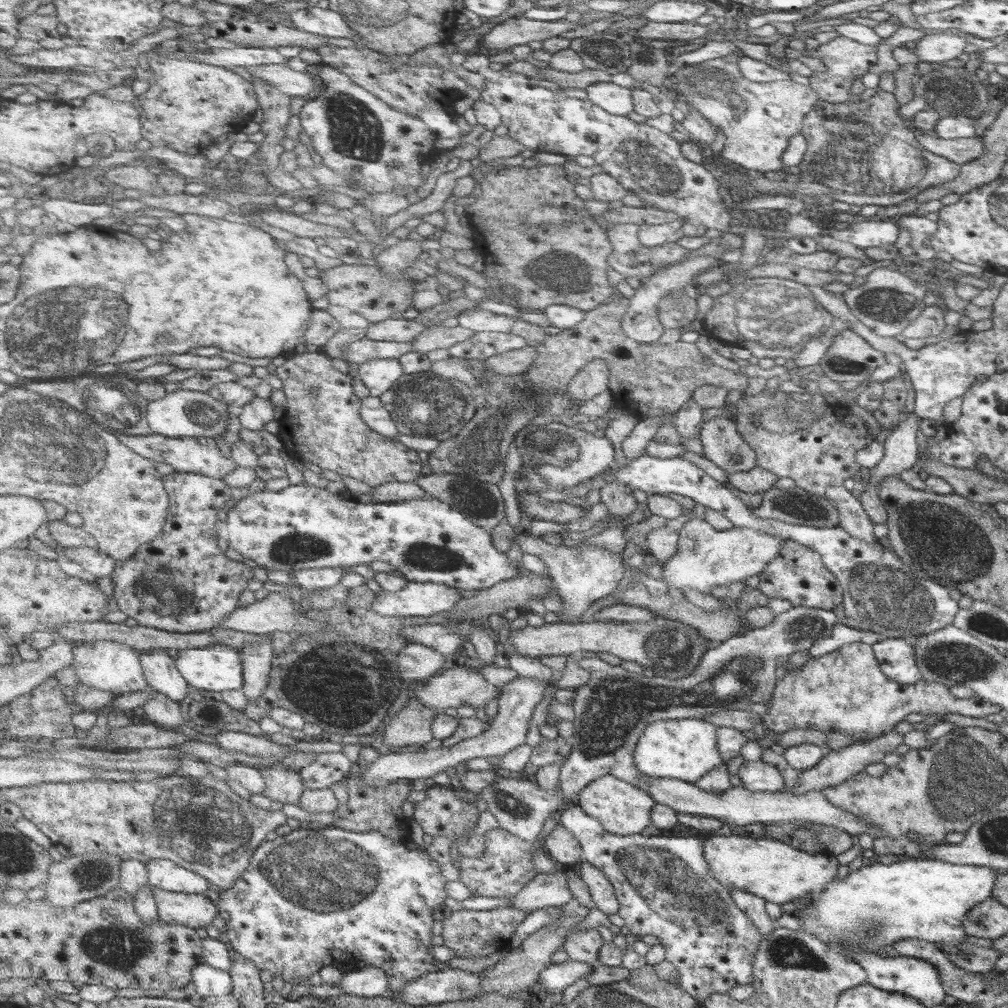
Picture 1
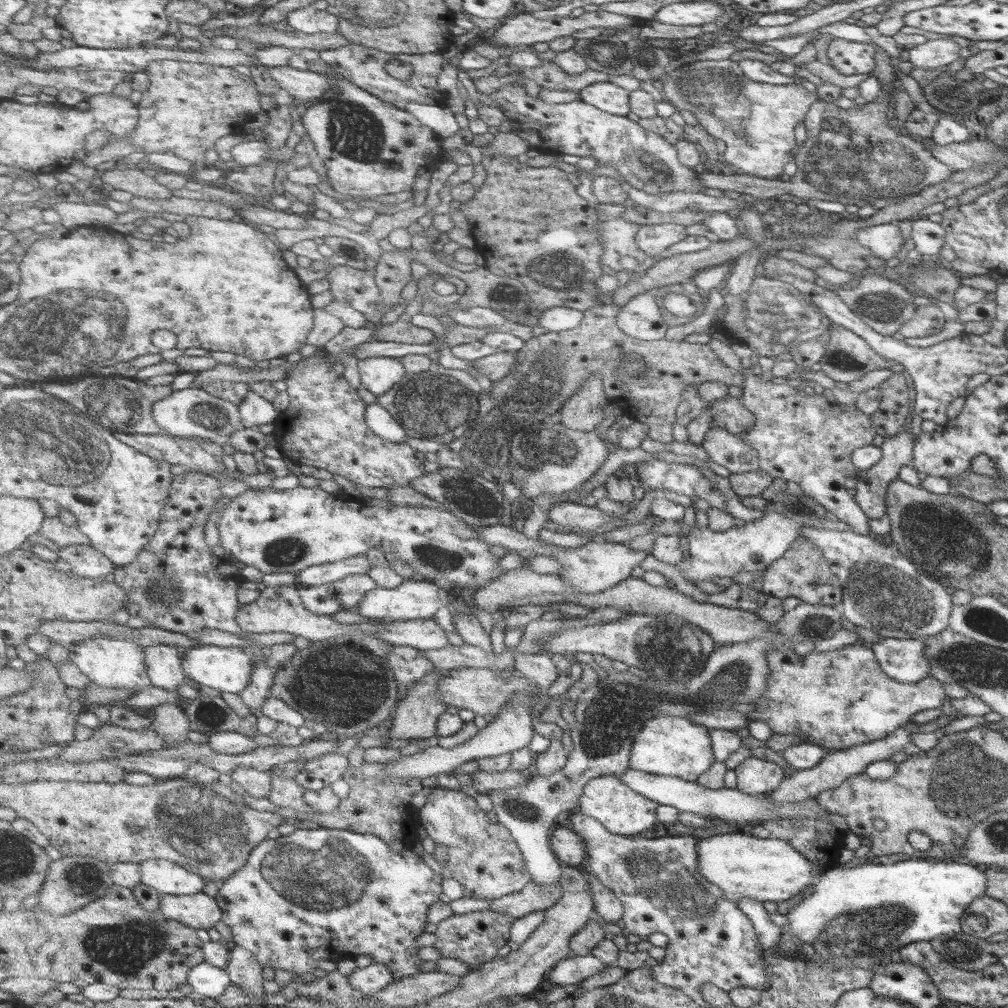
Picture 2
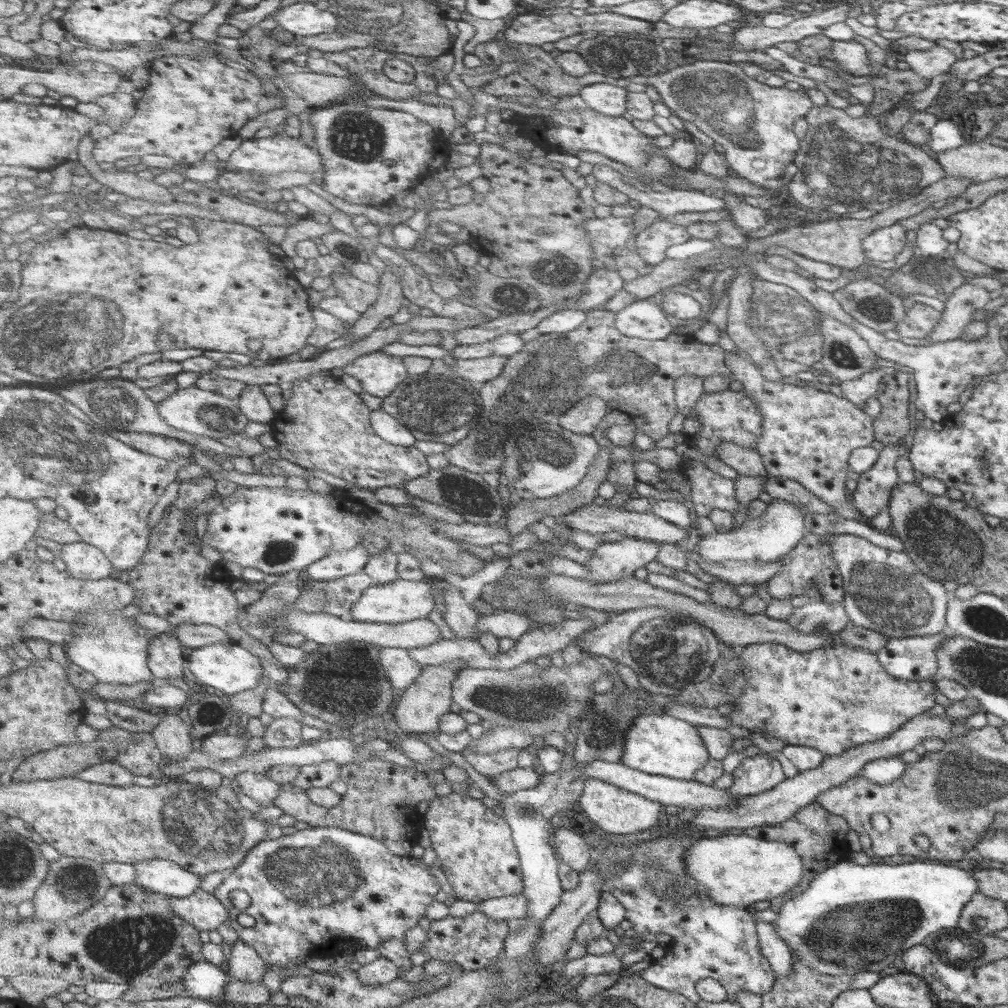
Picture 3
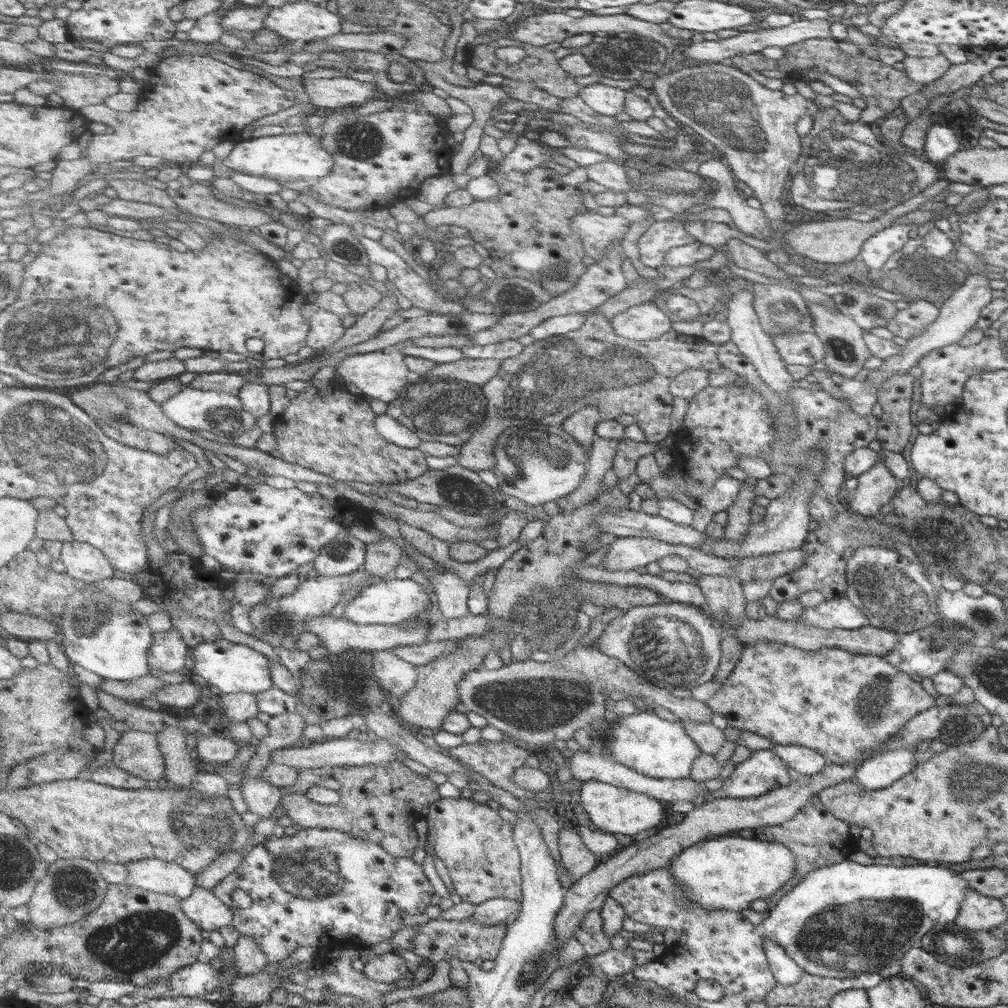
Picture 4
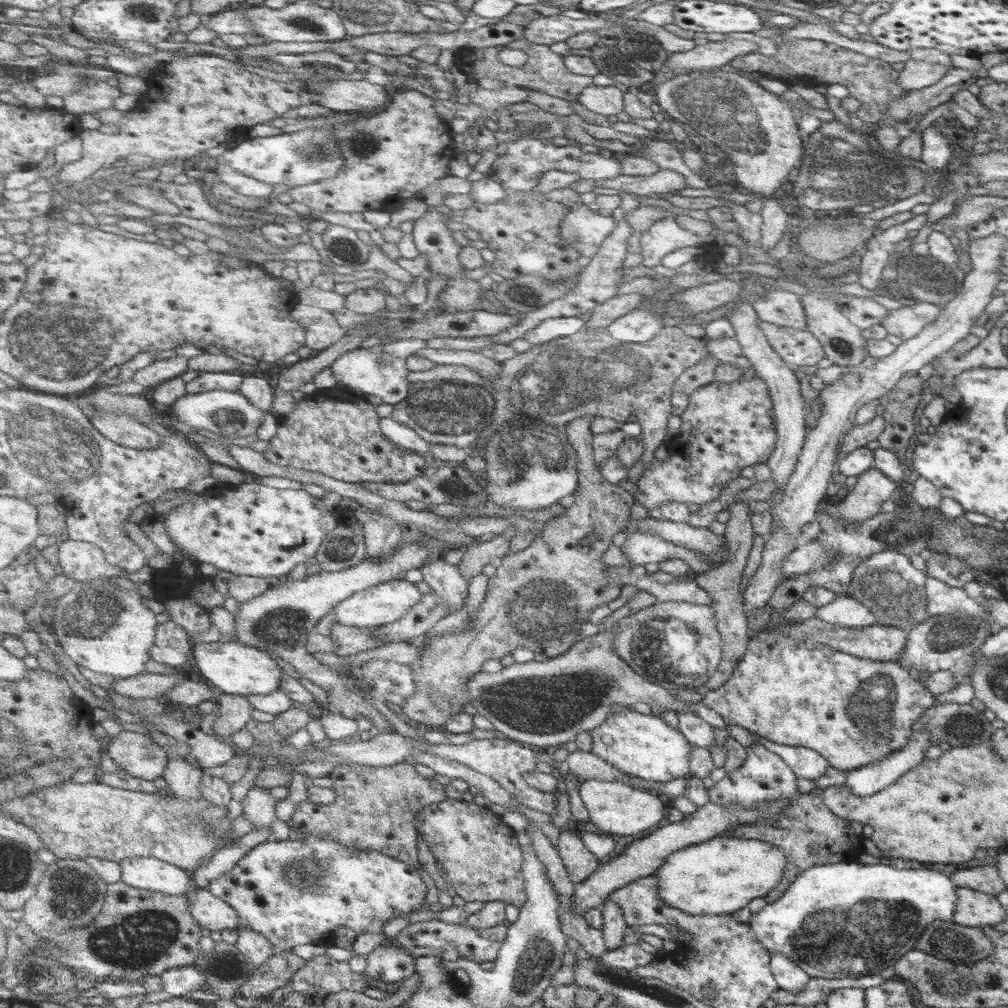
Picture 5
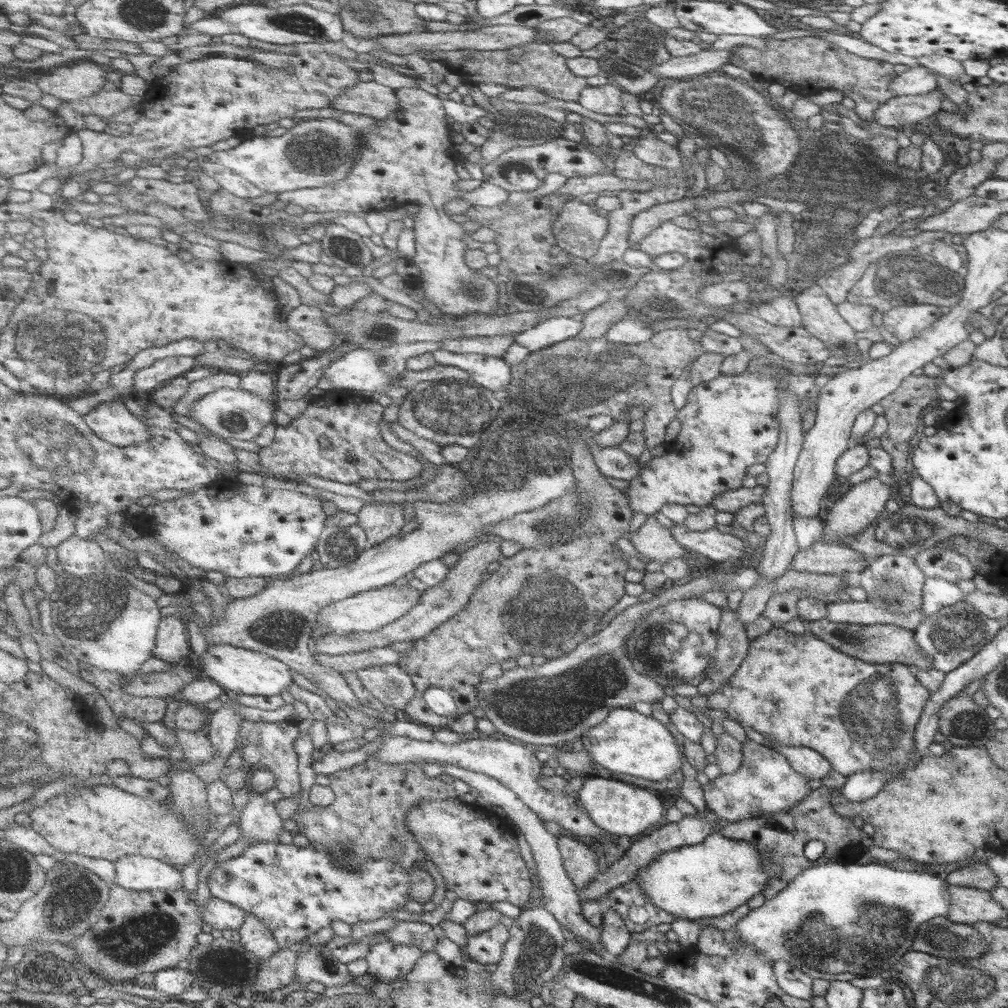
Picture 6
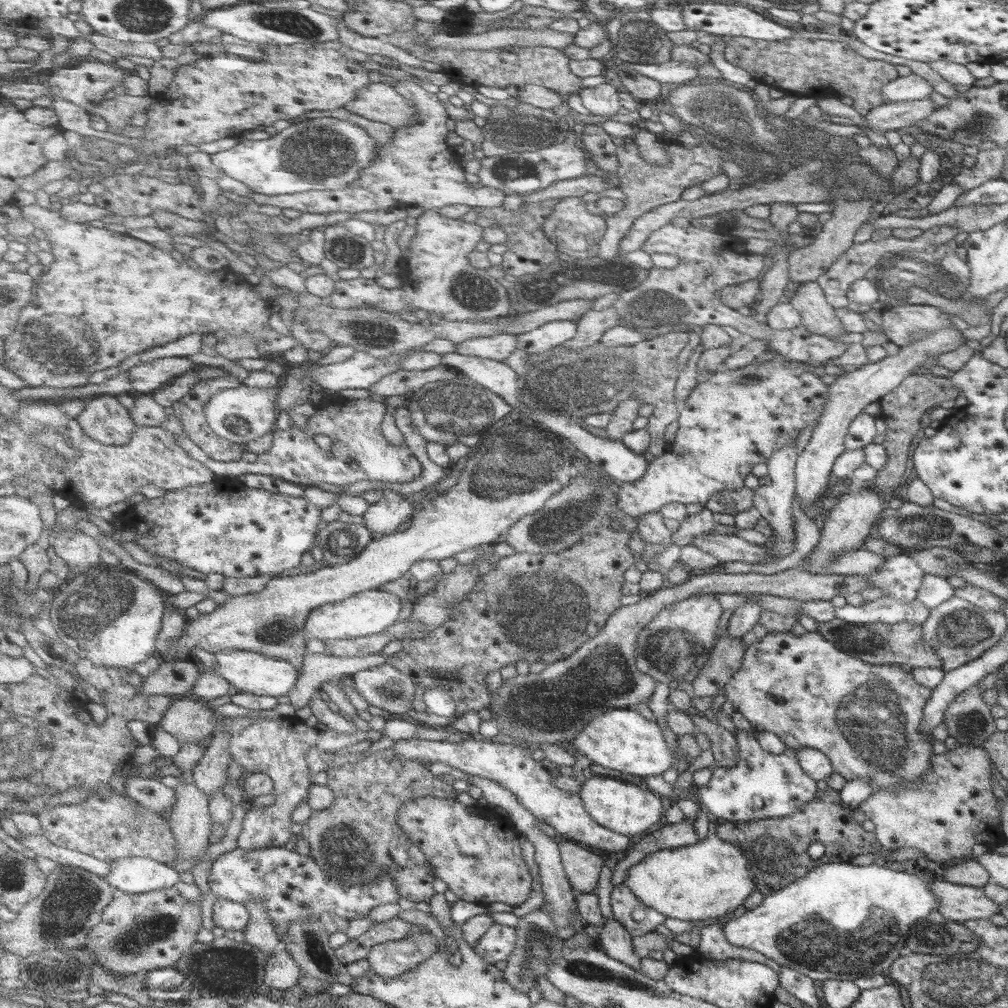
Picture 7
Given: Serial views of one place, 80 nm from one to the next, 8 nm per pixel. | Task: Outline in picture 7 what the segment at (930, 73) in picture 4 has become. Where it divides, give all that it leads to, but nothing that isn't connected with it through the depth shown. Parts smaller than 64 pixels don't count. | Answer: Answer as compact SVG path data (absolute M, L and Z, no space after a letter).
M914 73L898 77L896 80L885 84L882 89L885 103L920 100L929 97L932 92L934 92L934 87L930 82Z

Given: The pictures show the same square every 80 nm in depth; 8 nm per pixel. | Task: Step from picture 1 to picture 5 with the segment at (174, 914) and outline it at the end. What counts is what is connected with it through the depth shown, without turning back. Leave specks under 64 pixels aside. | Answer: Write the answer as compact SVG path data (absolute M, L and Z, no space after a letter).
M198 888L192 897L191 910L202 926L210 931L222 931L226 928L239 929L241 914L210 889Z

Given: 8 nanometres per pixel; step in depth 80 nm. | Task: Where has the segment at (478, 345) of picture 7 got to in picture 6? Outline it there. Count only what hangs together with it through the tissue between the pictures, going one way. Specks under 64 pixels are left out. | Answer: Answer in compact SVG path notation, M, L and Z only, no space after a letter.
M512 335L458 338L458 340L446 340L442 347L449 352L458 354L484 354L488 356L504 357L510 346L517 342L517 338Z

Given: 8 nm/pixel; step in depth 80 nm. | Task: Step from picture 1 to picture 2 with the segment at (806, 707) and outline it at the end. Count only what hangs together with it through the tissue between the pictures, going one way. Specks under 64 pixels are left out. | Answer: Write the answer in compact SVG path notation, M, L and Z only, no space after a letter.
M862 643L846 645L841 649L819 652L813 650L806 657L800 657L792 648L778 646L766 653L766 662L770 668L770 677L766 683L766 691L752 701L754 712L744 714L748 724L760 720L767 722L774 734L792 734L792 736L806 736L806 744L821 746L827 753L838 752L858 744L866 744L874 740L886 738L894 730L913 724L913 718L922 711L940 709L944 701L948 700L963 717L985 716L990 713L980 698L971 695L964 699L947 698L942 683L927 677L915 684L898 683L882 671L872 648Z

